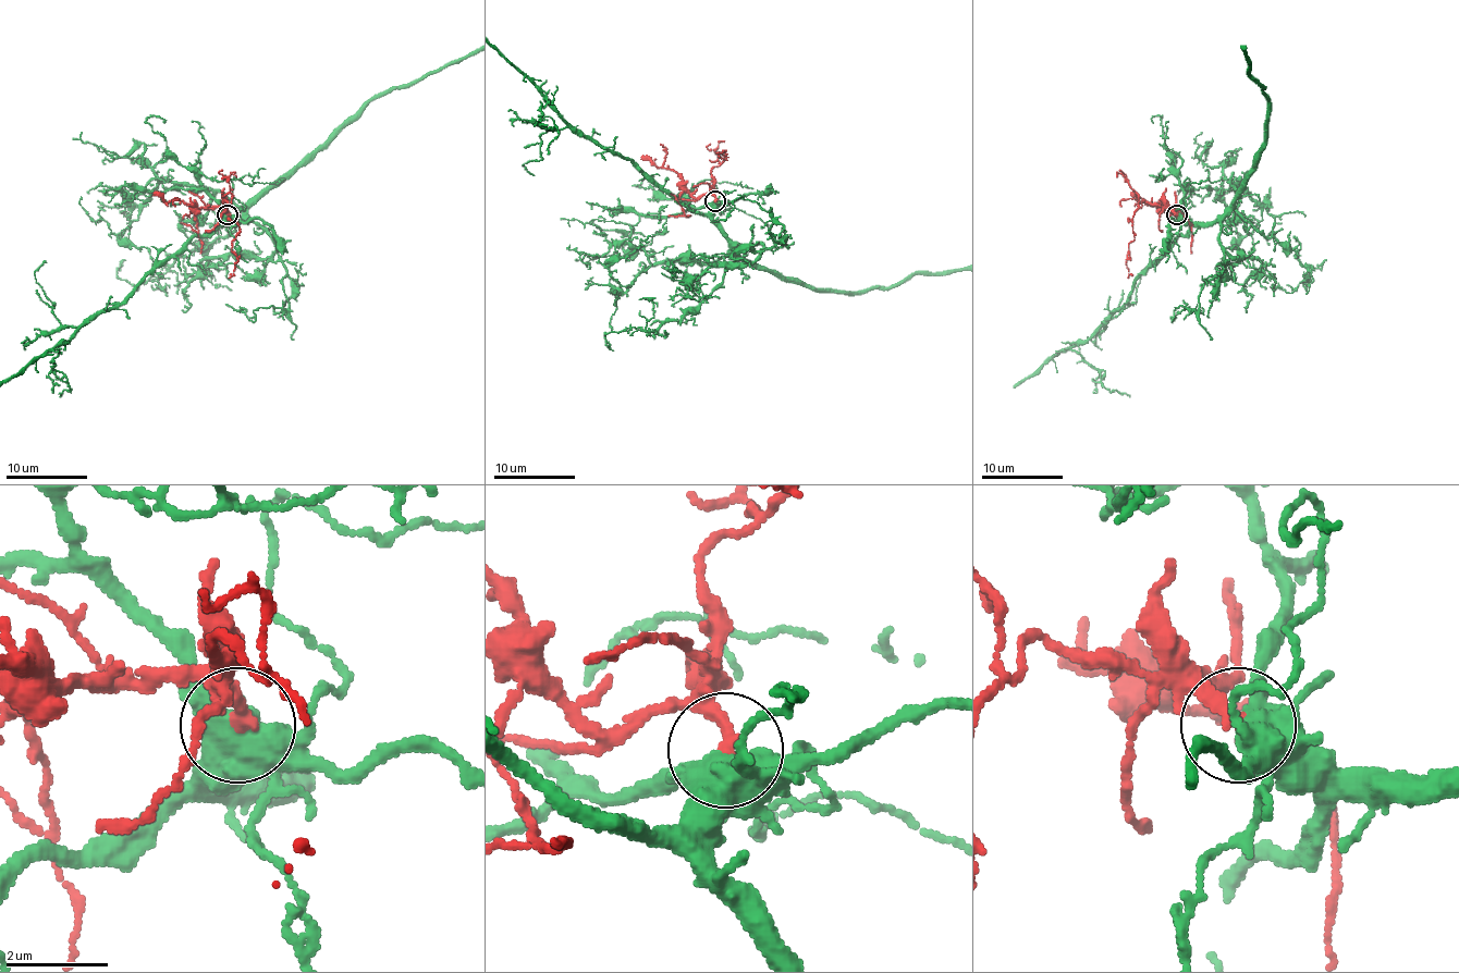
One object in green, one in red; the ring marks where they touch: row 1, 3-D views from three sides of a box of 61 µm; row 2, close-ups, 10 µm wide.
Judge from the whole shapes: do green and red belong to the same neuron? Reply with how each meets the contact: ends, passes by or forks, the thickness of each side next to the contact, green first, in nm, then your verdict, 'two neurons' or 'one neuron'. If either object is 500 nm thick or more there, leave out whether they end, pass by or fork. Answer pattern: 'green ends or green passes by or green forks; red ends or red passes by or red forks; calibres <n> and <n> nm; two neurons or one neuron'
green forks; red ends; calibres 480 and 320 nm; one neuron

